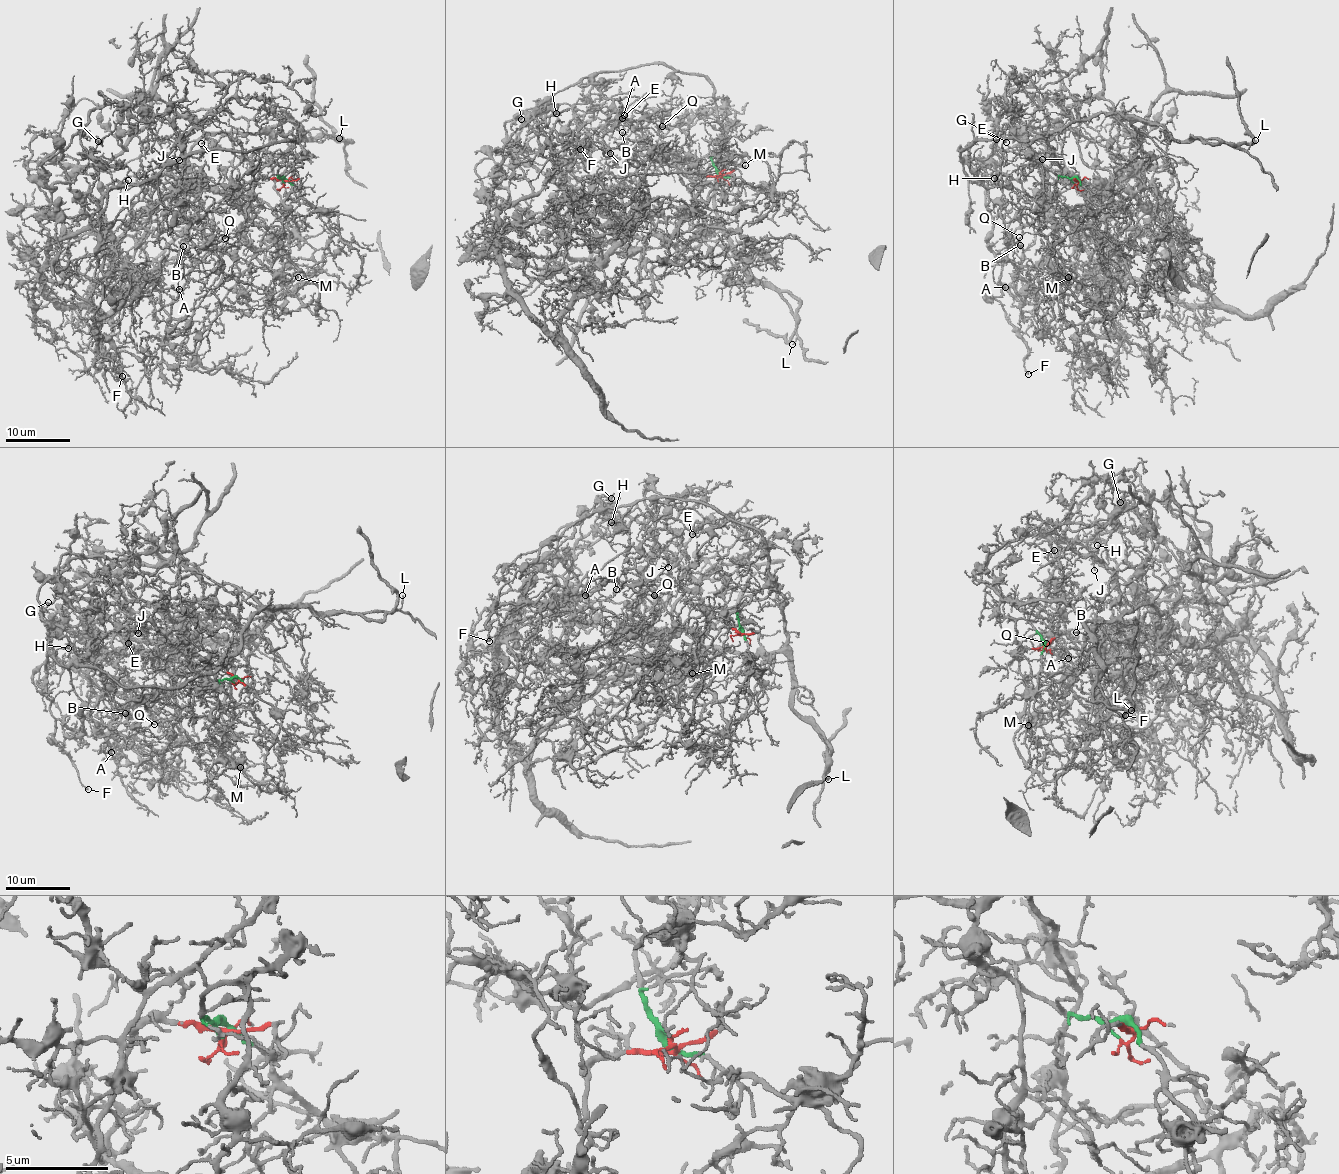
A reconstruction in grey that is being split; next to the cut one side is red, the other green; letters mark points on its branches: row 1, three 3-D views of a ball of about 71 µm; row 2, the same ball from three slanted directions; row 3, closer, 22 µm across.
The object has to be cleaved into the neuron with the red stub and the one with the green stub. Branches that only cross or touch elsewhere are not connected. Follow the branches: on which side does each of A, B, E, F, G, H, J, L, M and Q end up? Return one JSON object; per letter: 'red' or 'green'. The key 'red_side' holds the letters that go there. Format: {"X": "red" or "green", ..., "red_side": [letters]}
{"A": "green", "B": "green", "E": "green", "F": "green", "G": "green", "H": "green", "J": "green", "L": "green", "M": "green", "Q": "green", "red_side": []}

